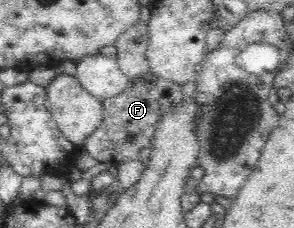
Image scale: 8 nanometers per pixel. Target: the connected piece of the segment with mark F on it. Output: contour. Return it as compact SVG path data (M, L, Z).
M150 70L140 76L130 77L122 94L101 101L103 118L98 128L88 136L84 147L89 154L101 162L115 163L136 160L140 150L152 147L154 124L158 123L165 111L172 109L184 96L185 85L160 78Z

